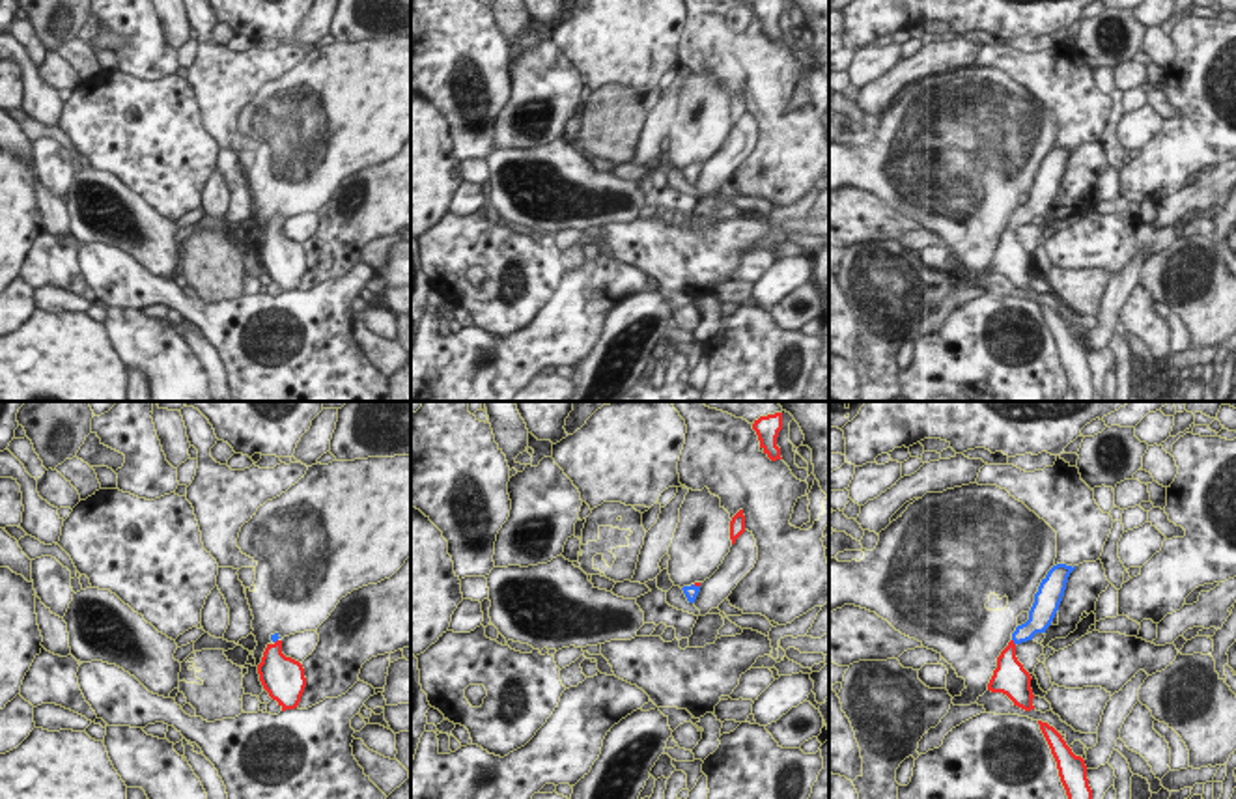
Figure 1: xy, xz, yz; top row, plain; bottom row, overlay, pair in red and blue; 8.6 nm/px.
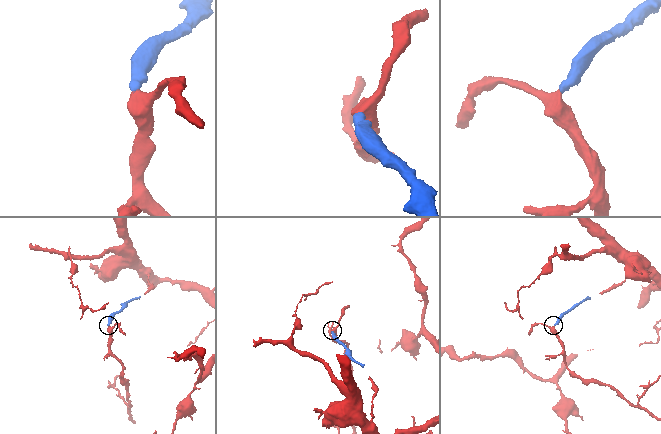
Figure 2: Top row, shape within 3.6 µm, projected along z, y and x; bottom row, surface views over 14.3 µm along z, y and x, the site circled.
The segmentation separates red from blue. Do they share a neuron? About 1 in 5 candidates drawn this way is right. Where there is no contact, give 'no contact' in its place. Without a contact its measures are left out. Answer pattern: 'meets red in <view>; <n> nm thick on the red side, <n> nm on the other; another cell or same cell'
meets red in yz; 240 nm thick on the red side, 160 nm on the other; same cell

